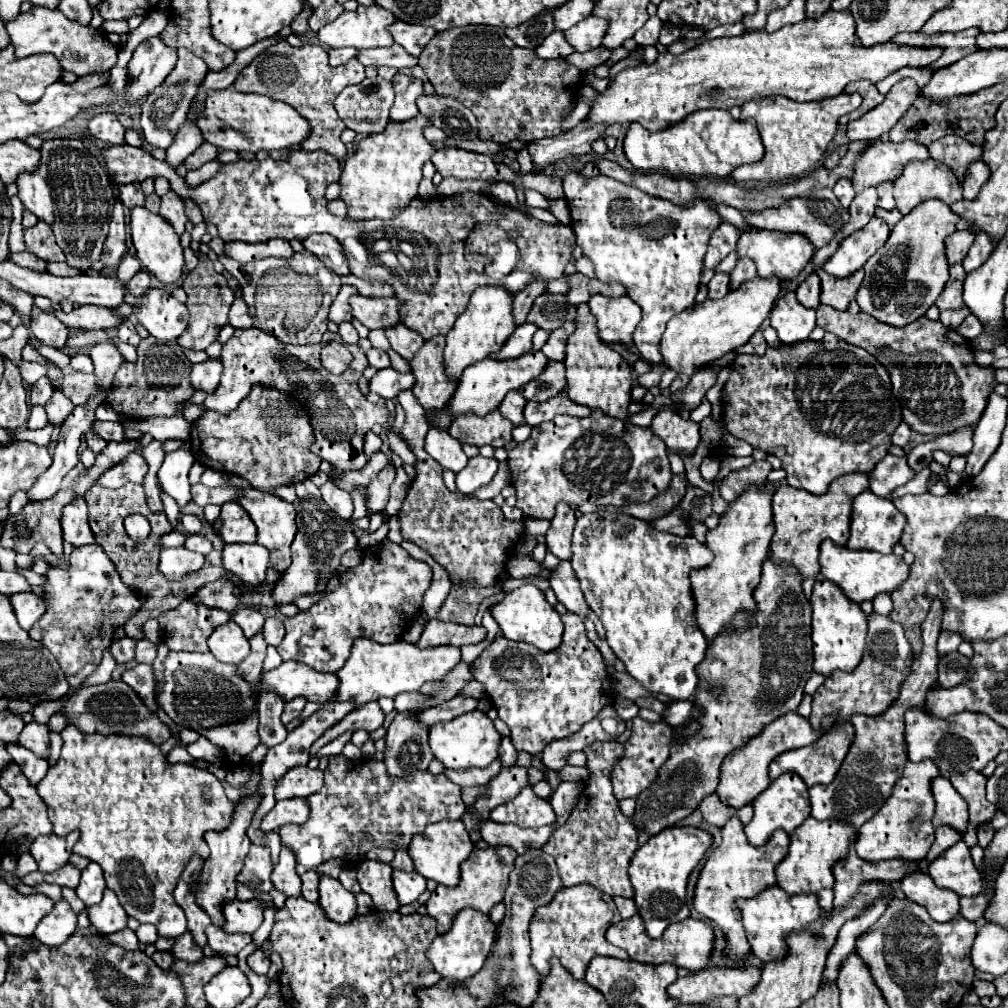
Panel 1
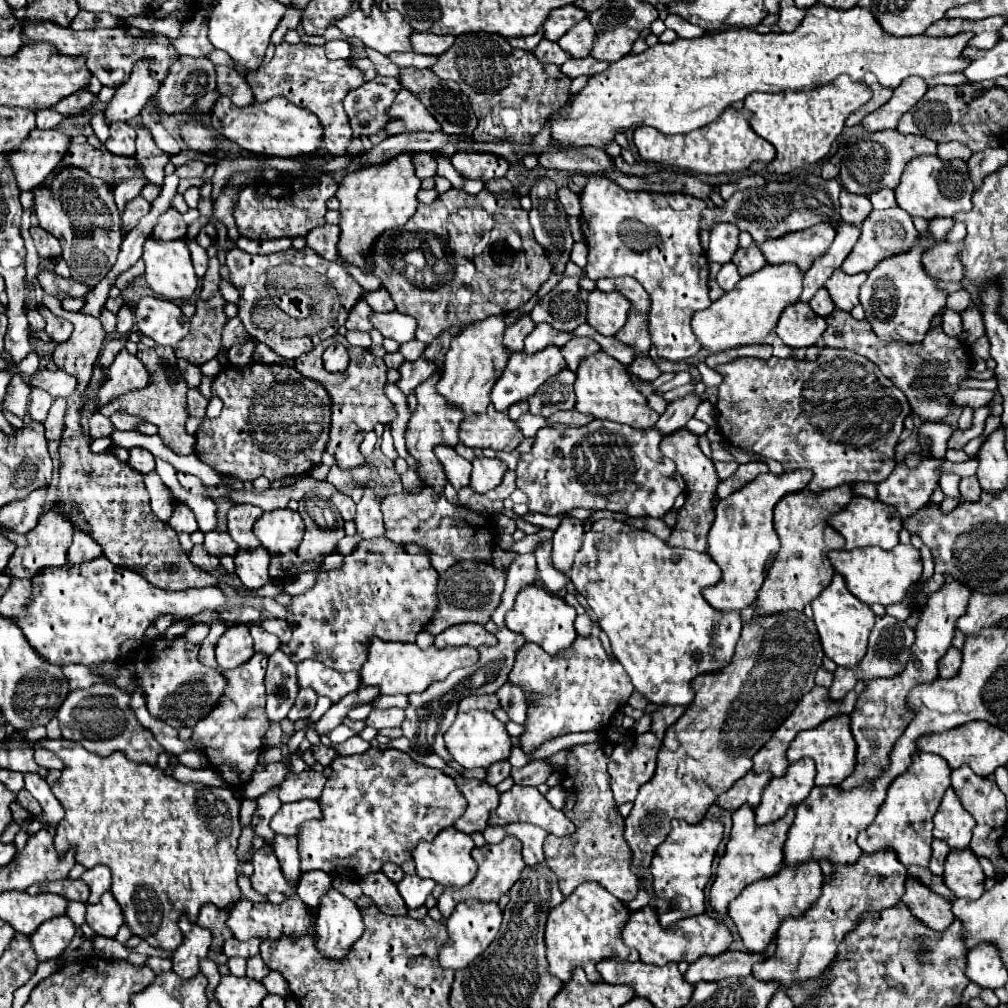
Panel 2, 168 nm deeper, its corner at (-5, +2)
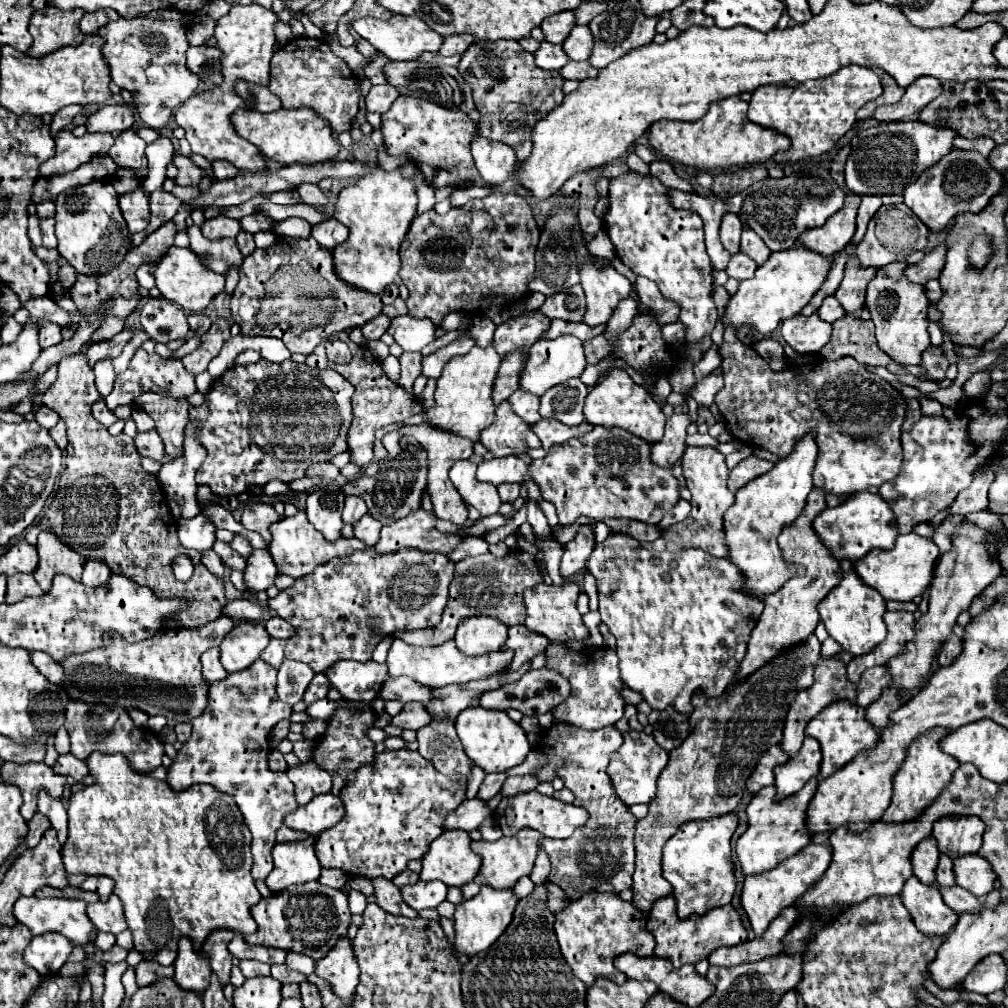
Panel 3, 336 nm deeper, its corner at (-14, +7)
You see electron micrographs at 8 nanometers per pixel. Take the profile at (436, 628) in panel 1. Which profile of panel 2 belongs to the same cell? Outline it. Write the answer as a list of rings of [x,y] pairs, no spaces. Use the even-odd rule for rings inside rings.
[[[477,623],[453,625],[435,637],[435,647],[439,649],[461,647],[461,645],[481,647],[481,645],[495,645],[495,643],[497,643],[497,637],[489,633],[483,625],[477,625]]]

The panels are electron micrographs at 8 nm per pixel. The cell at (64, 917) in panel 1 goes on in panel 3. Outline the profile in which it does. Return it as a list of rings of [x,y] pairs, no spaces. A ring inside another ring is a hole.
[[[58,934],[34,936],[24,950],[24,962],[40,976],[58,974],[72,952],[72,944]]]

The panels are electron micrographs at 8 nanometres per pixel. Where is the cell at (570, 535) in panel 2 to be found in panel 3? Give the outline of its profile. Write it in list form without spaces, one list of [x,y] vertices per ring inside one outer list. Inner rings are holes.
[[[580,526],[574,540],[570,540],[564,546],[564,556],[562,556],[562,562],[560,562],[562,578],[570,578],[572,574],[580,572],[586,566],[586,560],[590,558],[594,546],[596,546],[596,542],[594,542],[592,528],[590,526]]]

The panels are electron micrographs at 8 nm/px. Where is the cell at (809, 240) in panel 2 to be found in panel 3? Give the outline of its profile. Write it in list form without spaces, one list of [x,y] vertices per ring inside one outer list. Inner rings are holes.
[[[846,192],[846,200],[842,212],[836,212],[822,228],[812,228],[802,234],[802,242],[808,250],[818,252],[822,256],[834,256],[842,252],[856,230],[856,212],[860,206],[860,196],[854,192]]]

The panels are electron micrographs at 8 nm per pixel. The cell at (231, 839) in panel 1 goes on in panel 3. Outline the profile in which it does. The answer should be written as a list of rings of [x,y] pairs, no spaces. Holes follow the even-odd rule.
[[[228,930],[212,932],[208,936],[208,940],[204,942],[204,946],[202,946],[202,952],[208,956],[210,968],[218,976],[220,986],[228,984],[228,980],[230,980],[230,968],[232,968],[232,956],[230,956],[230,952],[226,948],[226,938],[224,938],[228,934],[234,936],[234,932],[228,932]]]

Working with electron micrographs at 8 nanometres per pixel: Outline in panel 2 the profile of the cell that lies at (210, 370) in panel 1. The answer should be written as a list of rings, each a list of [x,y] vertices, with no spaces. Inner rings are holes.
[[[191,387],[191,389],[187,391],[187,411],[189,411],[189,415],[203,419],[207,405],[209,405],[209,401],[201,395],[199,387]]]

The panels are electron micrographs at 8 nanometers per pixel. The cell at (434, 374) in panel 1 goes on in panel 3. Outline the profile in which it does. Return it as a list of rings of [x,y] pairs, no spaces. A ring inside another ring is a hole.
[[[428,424],[406,426],[406,438],[414,438],[428,452],[428,494],[432,498],[436,518],[450,520],[452,524],[464,524],[468,520],[468,508],[464,504],[464,500],[458,496],[458,492],[454,492],[454,484],[450,484],[448,470],[452,468],[452,464],[456,460],[466,460],[466,458],[472,456],[470,440],[462,440],[460,436],[442,432],[442,430],[434,428],[434,426],[428,426]]]

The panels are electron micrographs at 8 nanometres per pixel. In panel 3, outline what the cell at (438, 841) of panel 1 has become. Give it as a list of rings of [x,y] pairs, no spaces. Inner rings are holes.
[[[442,832],[434,844],[430,844],[428,854],[422,858],[420,880],[440,880],[446,886],[464,886],[474,880],[482,864],[480,856],[470,850],[468,832]]]

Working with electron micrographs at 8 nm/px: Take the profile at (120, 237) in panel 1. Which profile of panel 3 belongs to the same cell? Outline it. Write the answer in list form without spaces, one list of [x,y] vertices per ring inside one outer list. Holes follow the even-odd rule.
[[[160,136],[158,140],[154,140],[152,144],[146,146],[146,156],[148,156],[148,178],[144,180],[142,188],[146,192],[154,192],[162,188],[162,182],[166,178],[166,166],[170,164],[172,156],[174,156],[174,146],[170,142],[168,136]]]

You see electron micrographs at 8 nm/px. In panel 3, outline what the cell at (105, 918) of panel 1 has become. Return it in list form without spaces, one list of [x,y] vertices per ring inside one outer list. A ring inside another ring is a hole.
[[[110,896],[106,902],[94,902],[88,904],[88,918],[100,932],[110,932],[110,934],[120,934],[126,930],[126,920],[124,920],[124,910],[122,902],[118,896]]]

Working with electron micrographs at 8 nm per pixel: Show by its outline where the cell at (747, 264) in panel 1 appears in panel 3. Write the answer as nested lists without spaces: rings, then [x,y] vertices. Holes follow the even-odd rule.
[[[744,228],[744,232],[742,232],[740,252],[748,254],[750,258],[754,258],[758,266],[764,264],[764,262],[768,260],[768,256],[770,256],[770,250],[768,250],[766,244],[762,242],[762,238],[758,238],[758,236],[754,234],[754,230],[750,230],[750,228]]]

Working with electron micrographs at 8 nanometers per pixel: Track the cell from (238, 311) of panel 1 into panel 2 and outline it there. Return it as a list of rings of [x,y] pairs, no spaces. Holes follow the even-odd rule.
[[[231,317],[229,321],[227,321],[227,325],[223,327],[223,349],[227,351],[231,345],[235,345],[237,341],[245,341],[245,337],[249,337],[247,333],[245,333],[245,327],[243,327],[243,323],[241,323],[241,319],[239,317]]]

